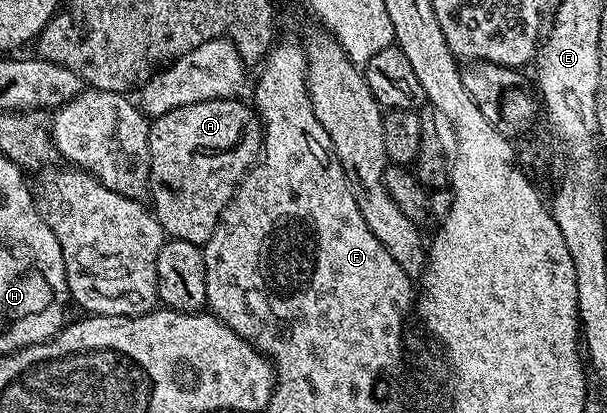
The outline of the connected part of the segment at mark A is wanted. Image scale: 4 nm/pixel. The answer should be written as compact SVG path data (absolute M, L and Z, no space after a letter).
M218 98L166 110L149 126L150 209L168 239L180 238L202 247L211 239L223 210L234 196L247 171L259 160L263 149L263 123L256 111L239 98Z

